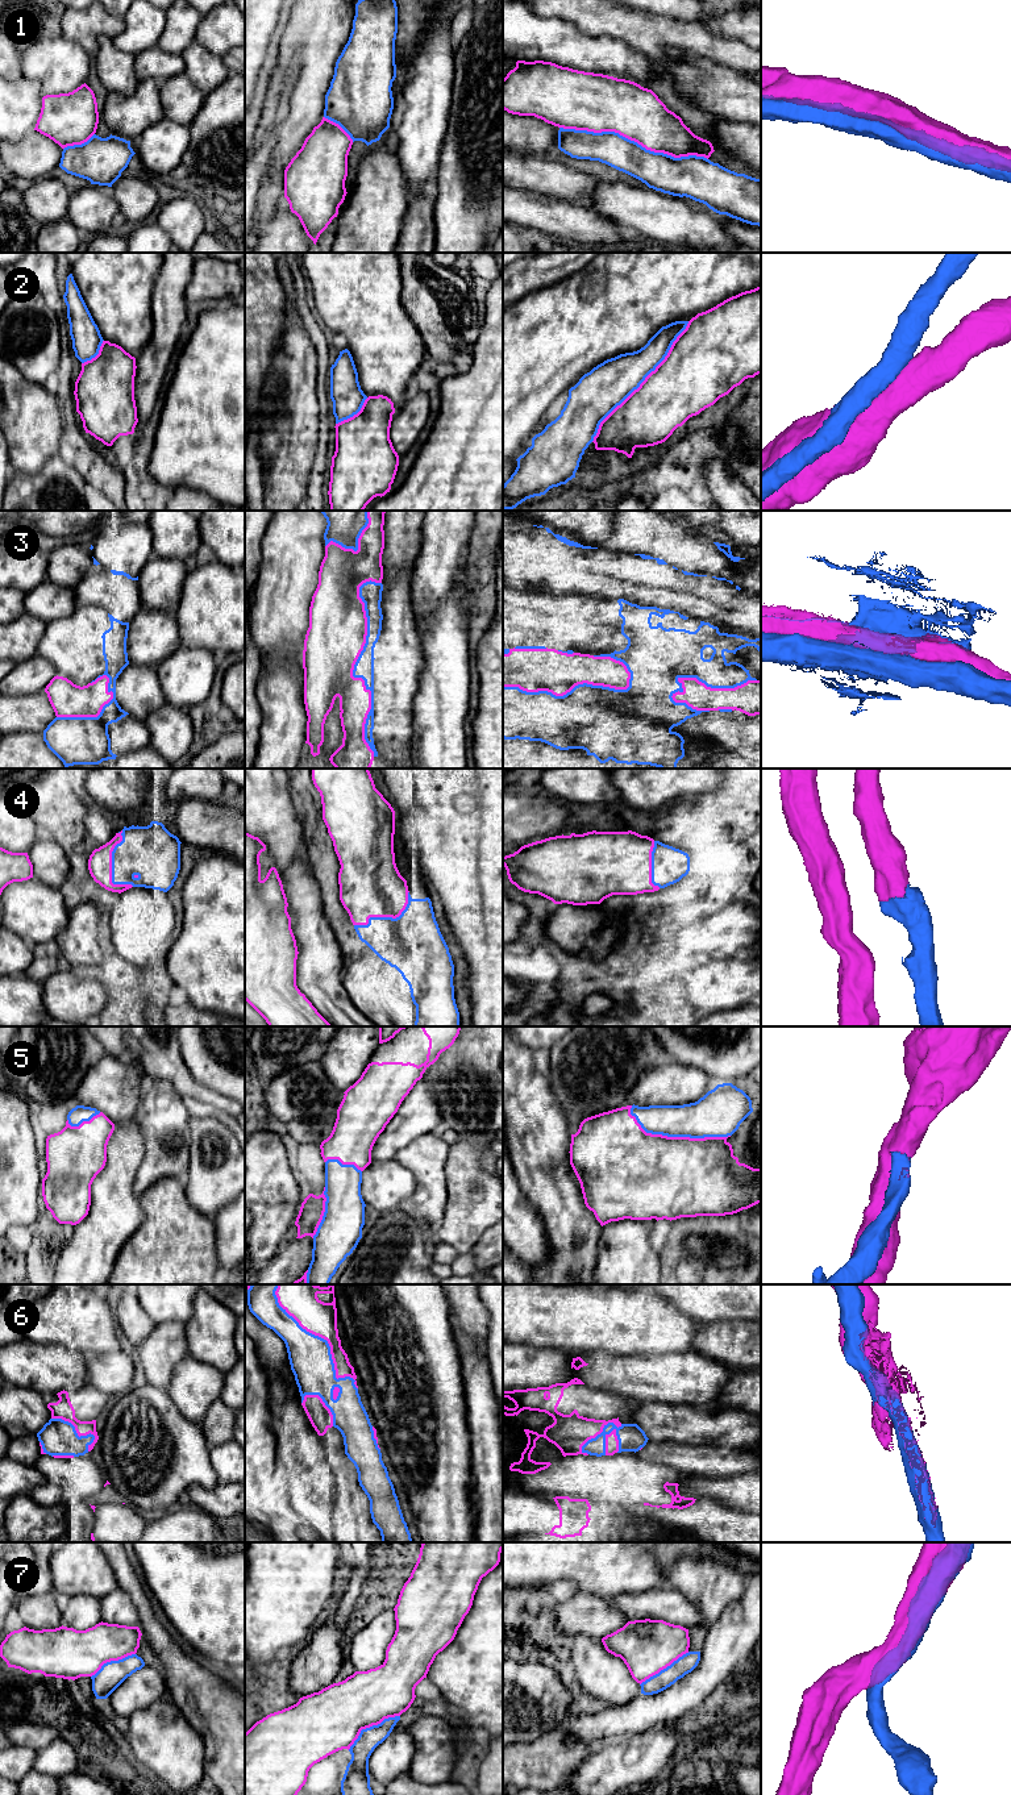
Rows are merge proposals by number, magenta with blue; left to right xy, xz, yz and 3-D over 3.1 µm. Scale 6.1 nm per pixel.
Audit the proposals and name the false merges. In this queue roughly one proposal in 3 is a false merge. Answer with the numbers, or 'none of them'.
3, 6

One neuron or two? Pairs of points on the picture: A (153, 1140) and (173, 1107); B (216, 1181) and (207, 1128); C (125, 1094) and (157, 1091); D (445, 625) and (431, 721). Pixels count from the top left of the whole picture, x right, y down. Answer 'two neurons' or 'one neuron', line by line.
A: one neuron
B: one neuron
C: two neurons
D: one neuron

